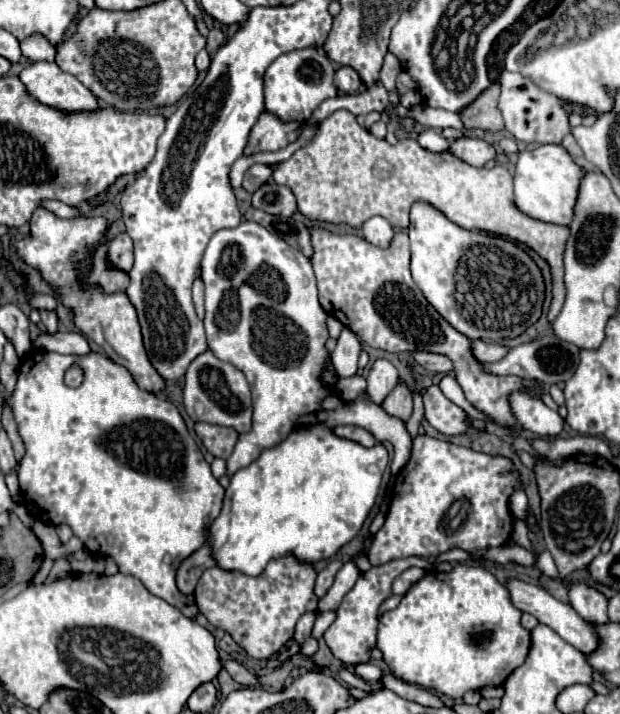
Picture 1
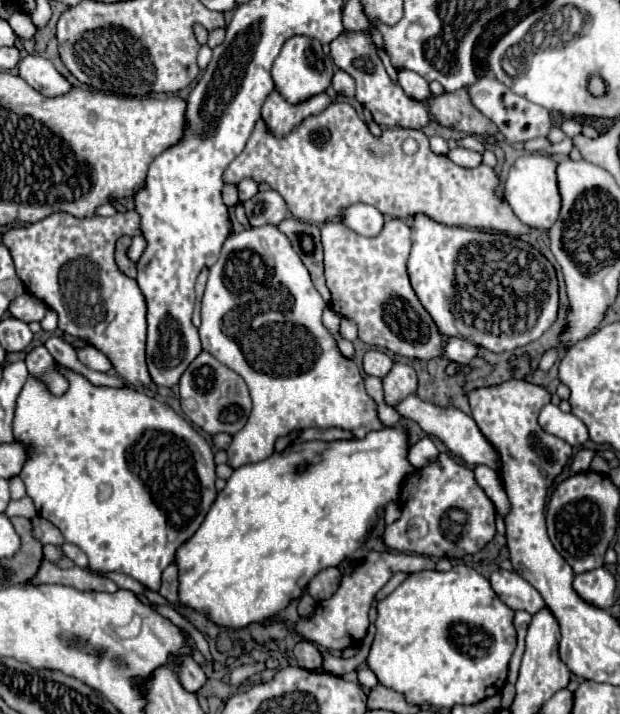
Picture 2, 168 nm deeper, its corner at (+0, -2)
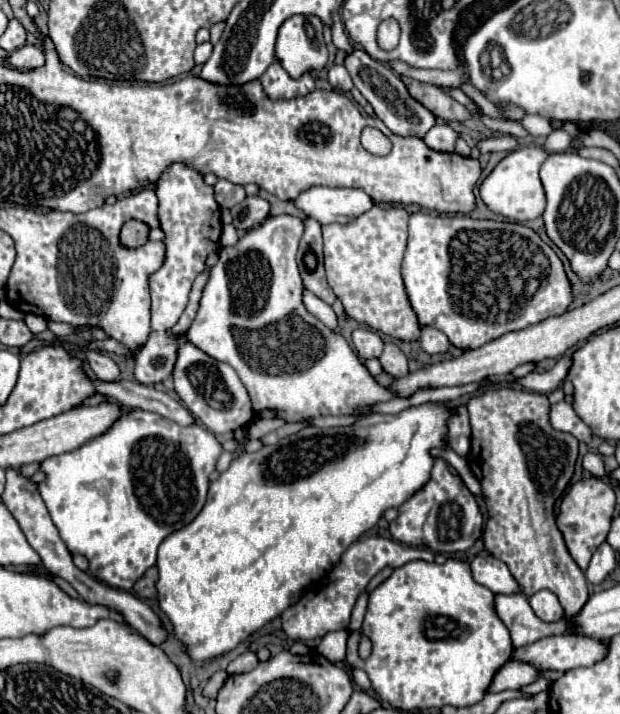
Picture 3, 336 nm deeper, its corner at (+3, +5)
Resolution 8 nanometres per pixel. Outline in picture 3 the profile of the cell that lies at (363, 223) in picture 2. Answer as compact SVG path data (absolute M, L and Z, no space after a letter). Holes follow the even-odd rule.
M311 187L299 197L293 205L305 213L305 217L327 223L349 223L355 221L361 213L373 207L373 201L361 189L331 189L331 187Z

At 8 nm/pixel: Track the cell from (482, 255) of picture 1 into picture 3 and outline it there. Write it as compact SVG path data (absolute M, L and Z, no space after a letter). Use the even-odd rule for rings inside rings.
M413 213L401 275L411 309L421 325L443 331L457 349L477 349L505 333L525 329L547 317L563 315L573 303L573 289L557 253L527 225L471 219L469 215Z

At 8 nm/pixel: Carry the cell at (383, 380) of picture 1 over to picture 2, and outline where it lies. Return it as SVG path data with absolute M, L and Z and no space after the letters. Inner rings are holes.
M370 350L370 352L366 352L366 356L364 356L364 372L366 372L368 376L384 378L384 376L390 372L392 366L394 366L394 360L392 360L388 354L380 352L380 350Z

